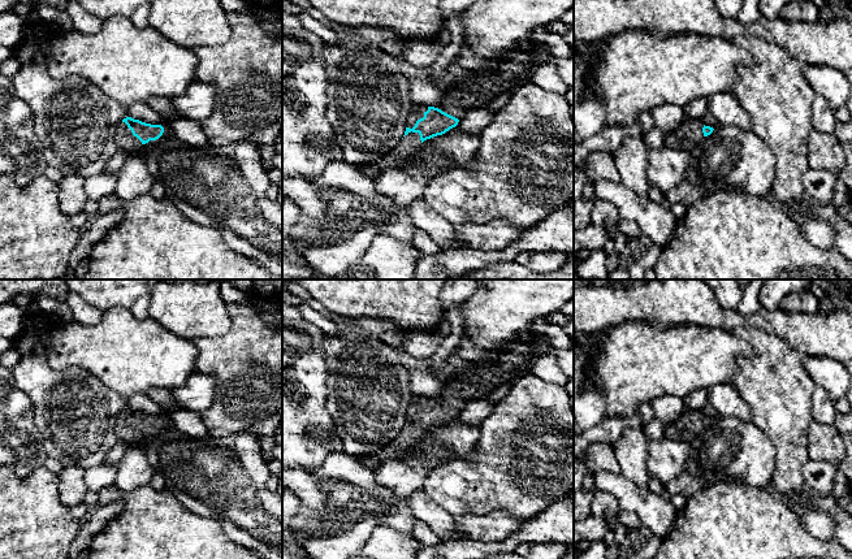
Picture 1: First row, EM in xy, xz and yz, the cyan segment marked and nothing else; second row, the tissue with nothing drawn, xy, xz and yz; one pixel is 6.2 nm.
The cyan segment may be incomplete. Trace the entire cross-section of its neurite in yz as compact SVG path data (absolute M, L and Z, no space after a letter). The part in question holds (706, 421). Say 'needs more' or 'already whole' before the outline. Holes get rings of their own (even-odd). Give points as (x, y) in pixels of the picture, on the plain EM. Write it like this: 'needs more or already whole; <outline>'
needs more; M684 408L676 420L665 425L663 436L670 439L691 442L713 421L713 419L705 417L700 411Z

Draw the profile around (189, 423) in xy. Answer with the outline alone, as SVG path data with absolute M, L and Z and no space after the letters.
M134 394L125 399L129 404L129 408L134 411L139 411L151 416L161 416L164 413L168 415L173 422L173 428L183 434L196 438L209 437L209 433L200 419L200 415L194 411L182 408L168 411L163 406L148 398L146 394Z

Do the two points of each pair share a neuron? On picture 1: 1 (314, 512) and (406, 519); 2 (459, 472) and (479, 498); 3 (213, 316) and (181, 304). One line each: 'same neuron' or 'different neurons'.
1: same neuron
2: same neuron
3: same neuron

